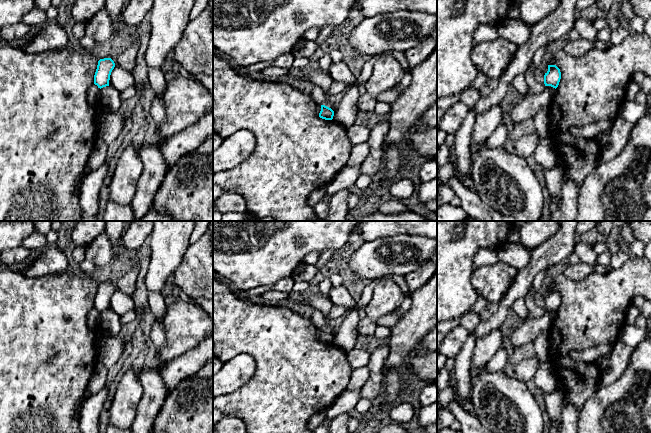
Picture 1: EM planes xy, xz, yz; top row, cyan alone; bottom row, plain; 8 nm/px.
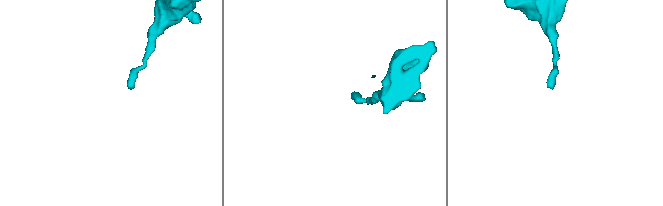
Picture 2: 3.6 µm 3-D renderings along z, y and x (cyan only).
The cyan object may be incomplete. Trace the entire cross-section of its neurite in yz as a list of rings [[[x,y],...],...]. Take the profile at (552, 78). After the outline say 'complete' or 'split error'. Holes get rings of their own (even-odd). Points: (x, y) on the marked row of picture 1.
[[[548,65],[548,71],[544,75],[545,86],[557,88],[561,79],[560,69],[556,65]]]; complete

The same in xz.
[[[321,105],[321,111],[319,113],[319,117],[325,120],[332,120],[334,116],[334,111],[325,106],[325,105]]]; complete

